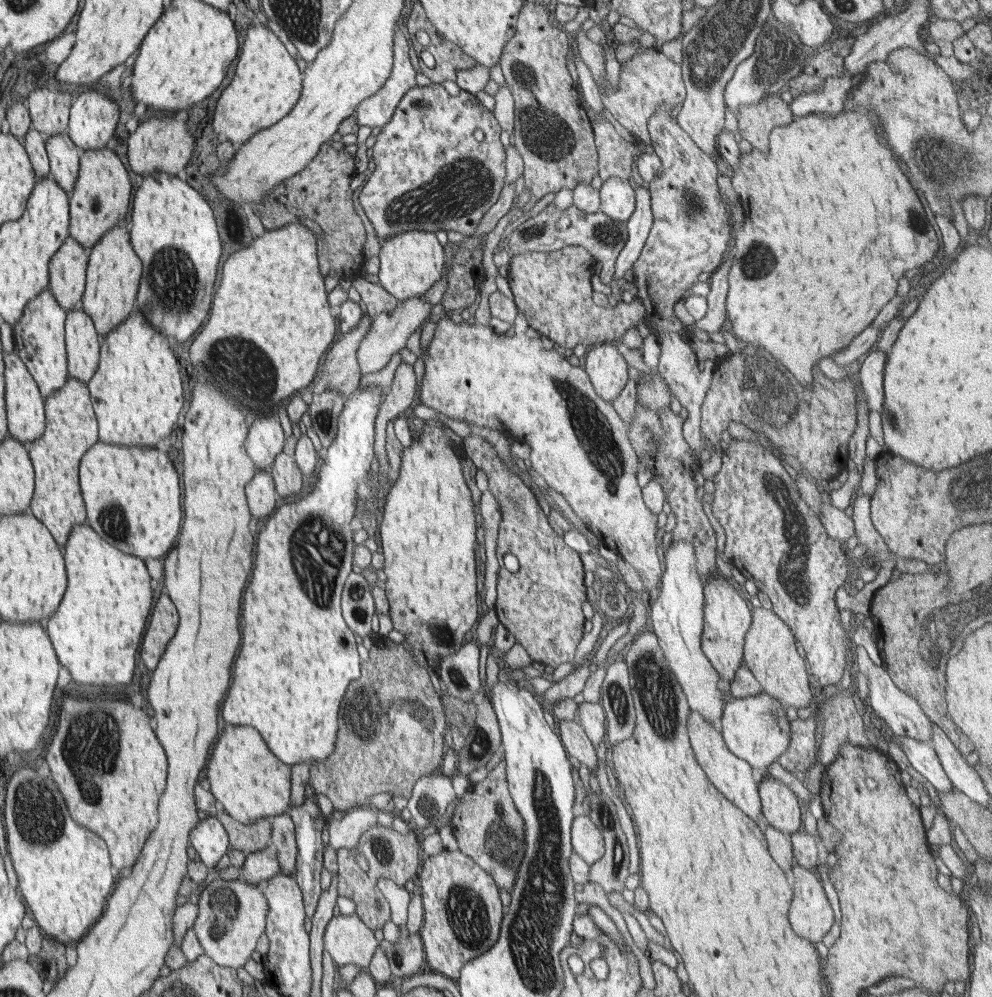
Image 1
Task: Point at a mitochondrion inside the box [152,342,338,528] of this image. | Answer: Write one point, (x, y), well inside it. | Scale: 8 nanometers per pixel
(324, 418)

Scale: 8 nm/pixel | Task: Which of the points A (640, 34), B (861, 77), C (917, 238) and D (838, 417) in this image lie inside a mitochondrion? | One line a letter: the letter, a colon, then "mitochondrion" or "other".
A: other
B: other
C: other
D: other

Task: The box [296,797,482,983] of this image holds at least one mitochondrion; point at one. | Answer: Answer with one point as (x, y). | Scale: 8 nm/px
(383, 851)

